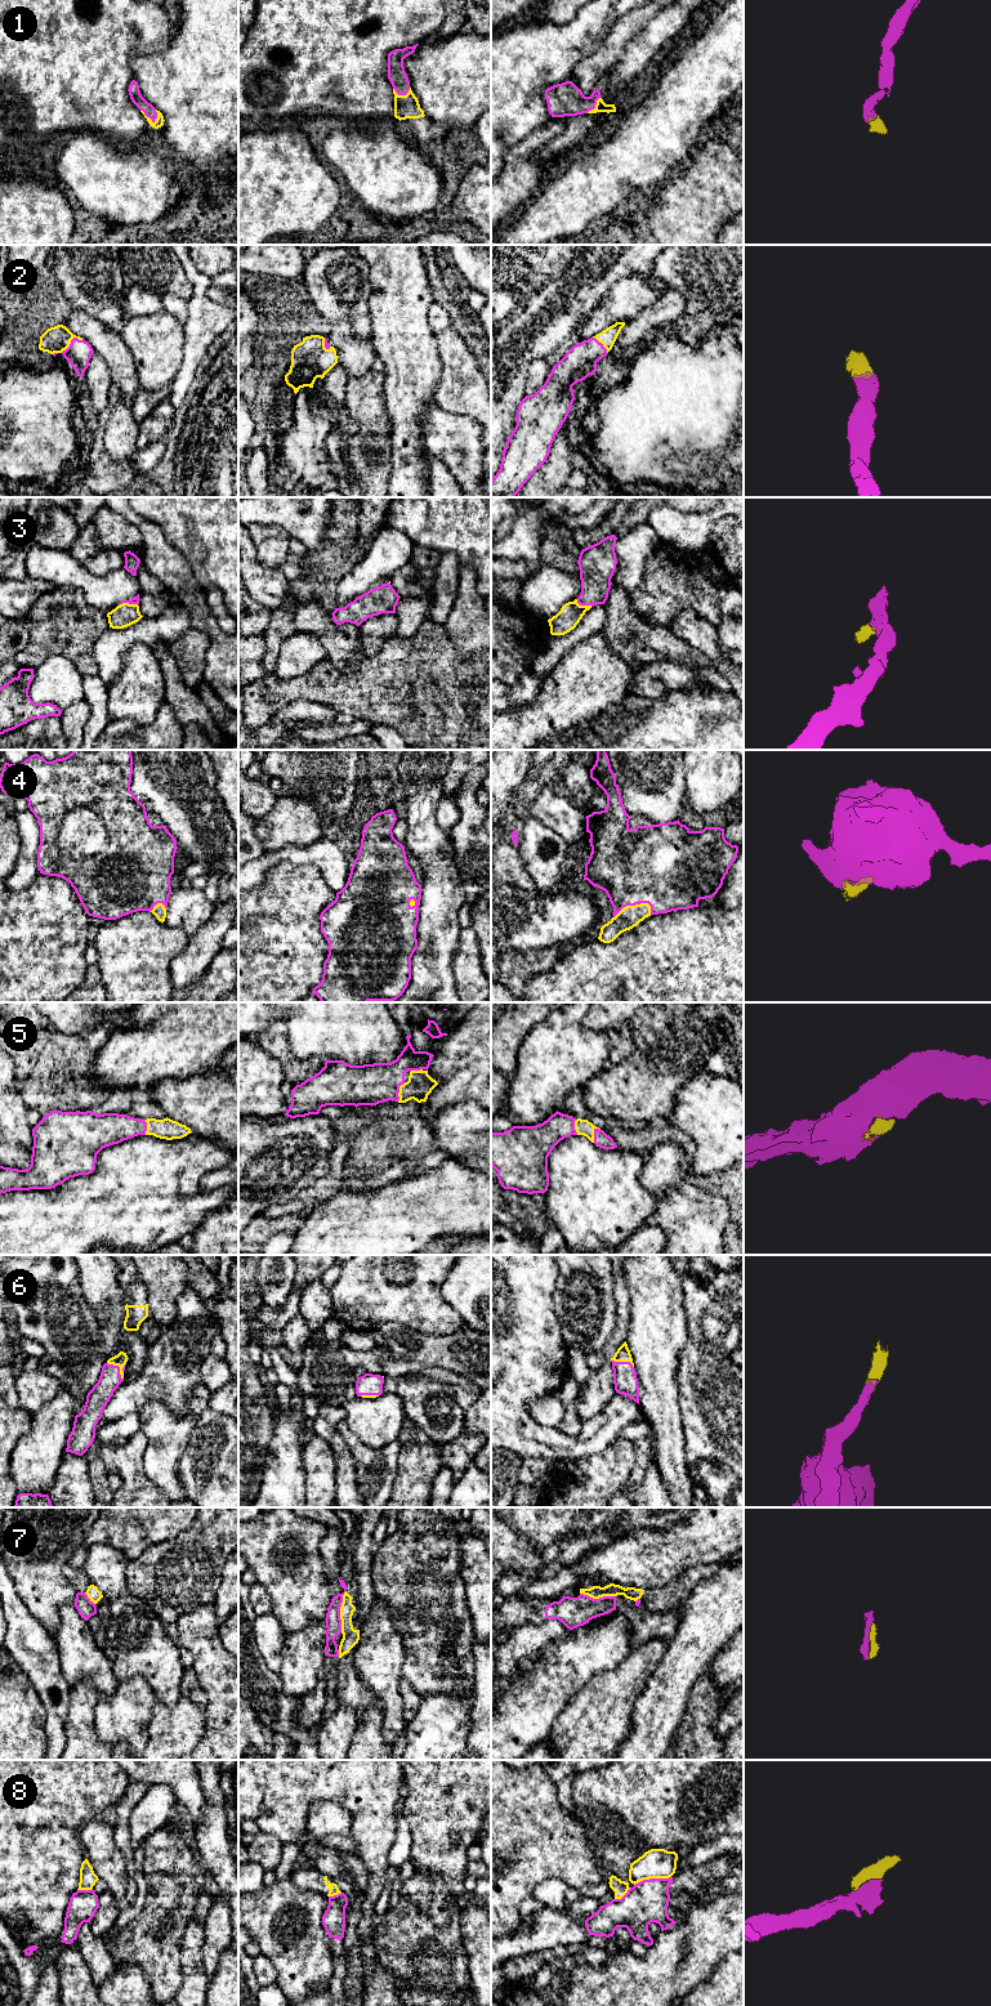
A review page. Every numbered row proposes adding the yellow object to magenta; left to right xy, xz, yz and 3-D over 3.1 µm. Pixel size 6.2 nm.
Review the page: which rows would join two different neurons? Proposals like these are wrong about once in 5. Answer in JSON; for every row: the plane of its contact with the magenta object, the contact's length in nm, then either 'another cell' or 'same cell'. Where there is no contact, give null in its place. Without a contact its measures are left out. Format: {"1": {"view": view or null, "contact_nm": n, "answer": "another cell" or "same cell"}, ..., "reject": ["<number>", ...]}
{"1": {"view": "xy", "contact_nm": 120, "answer": "same cell"}, "2": {"view": "xy", "contact_nm": 170, "answer": "same cell"}, "3": {"view": "yz", "contact_nm": 110, "answer": "same cell"}, "4": {"view": "yz", "contact_nm": 260, "answer": "same cell"}, "5": {"view": "xz", "contact_nm": 130, "answer": "same cell"}, "6": {"view": "xy", "contact_nm": 150, "answer": "same cell"}, "7": {"view": "xz", "contact_nm": 260, "answer": "another cell"}, "8": {"view": "yz", "contact_nm": 240, "answer": "another cell"}, "reject": ["7", "8"]}

